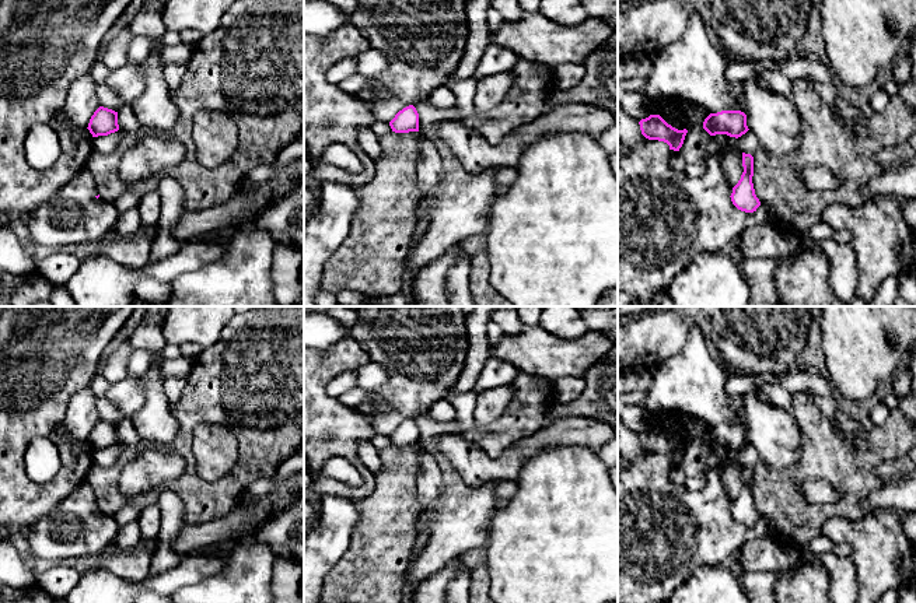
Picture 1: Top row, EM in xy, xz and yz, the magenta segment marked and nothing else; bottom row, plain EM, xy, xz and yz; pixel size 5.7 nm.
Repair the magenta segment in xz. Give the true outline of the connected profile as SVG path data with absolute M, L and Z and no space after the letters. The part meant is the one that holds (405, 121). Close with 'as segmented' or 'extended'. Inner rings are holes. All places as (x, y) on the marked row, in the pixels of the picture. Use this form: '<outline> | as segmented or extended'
M409 105L399 111L389 122L392 132L409 133L419 132L419 113L413 105Z | as segmented

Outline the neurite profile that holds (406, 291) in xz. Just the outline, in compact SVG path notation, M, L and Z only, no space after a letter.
M409 270L405 274L401 294L405 297L409 306L415 306L413 278L419 270Z

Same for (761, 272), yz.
M791 255L772 259L744 259L738 267L751 285L751 297L747 306L779 306L775 285L775 271L782 263L789 262Z

